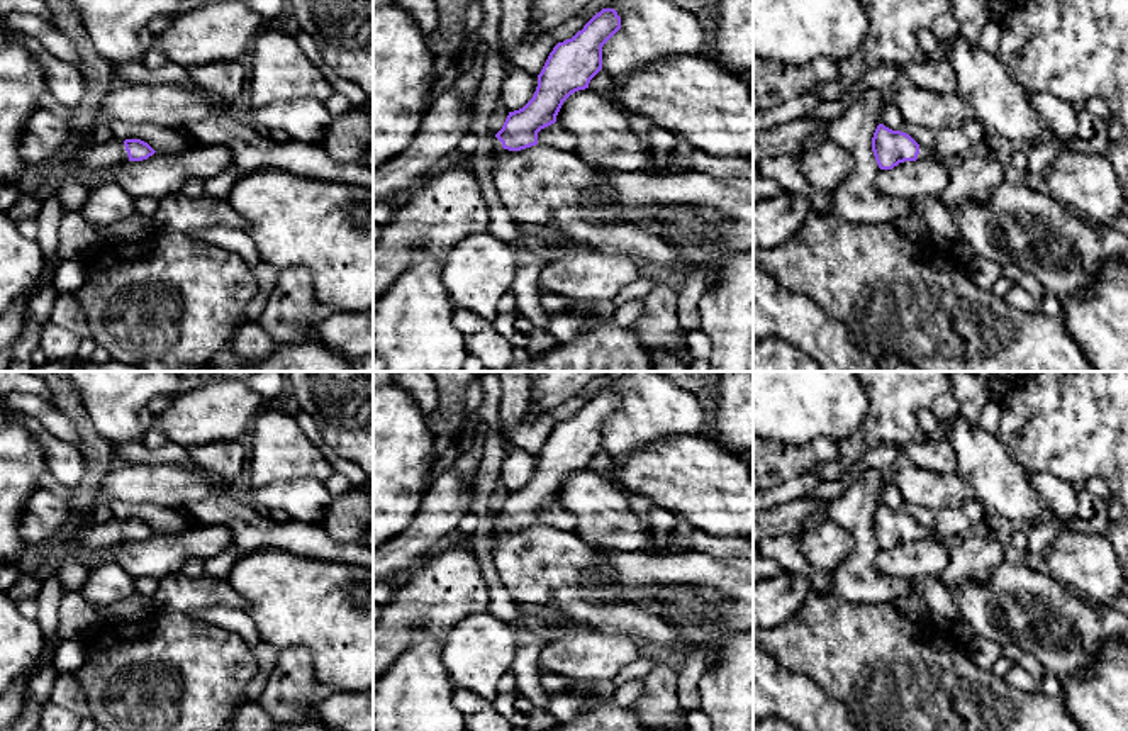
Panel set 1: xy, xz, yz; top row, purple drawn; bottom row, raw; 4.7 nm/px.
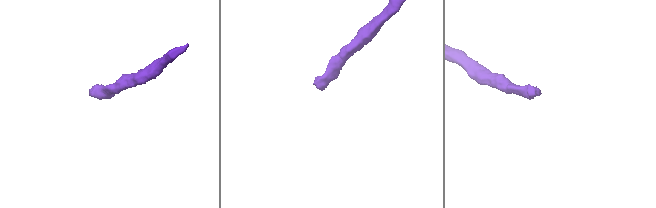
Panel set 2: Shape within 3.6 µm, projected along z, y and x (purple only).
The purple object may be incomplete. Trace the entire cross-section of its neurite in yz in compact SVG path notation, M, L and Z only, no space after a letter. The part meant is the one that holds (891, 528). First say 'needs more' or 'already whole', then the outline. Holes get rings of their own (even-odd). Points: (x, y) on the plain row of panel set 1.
needs more | M879 504L872 517L872 531L880 550L892 550L899 543L931 538L928 527L919 526L909 514Z

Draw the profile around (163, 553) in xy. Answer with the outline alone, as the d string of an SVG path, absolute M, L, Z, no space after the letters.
M195 524L187 533L154 533L142 541L124 541L114 548L112 563L131 577L163 578L176 573L190 558L209 558L236 546L232 533L222 526Z

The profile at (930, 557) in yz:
M931 536L899 543L892 550L879 550L874 565L884 575L906 578L928 575L940 578L950 563L950 551L947 539Z

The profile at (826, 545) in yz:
M831 519L814 529L806 529L802 524L794 538L809 563L824 572L833 572L853 550L848 531Z

